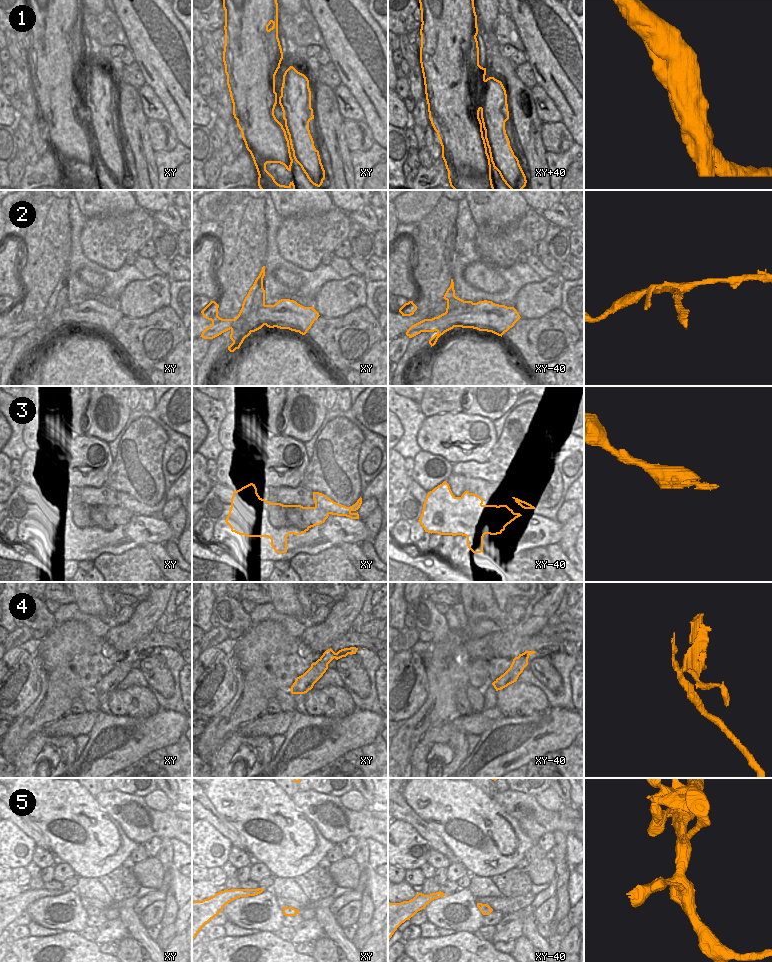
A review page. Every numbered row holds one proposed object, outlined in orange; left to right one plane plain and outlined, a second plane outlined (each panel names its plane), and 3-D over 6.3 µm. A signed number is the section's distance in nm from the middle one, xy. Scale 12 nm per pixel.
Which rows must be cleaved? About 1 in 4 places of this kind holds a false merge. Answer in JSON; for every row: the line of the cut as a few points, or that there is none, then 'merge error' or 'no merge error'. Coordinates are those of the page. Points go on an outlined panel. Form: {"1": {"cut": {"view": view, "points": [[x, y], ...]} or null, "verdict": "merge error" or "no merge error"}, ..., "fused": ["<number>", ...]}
{"1": {"cut": null, "verdict": "no merge error"}, "2": {"cut": {"view": "xy-40", "points": [[474, 303], [465, 308], [452, 308], [446, 311]]}, "verdict": "merge error"}, "3": {"cut": null, "verdict": "no merge error"}, "4": {"cut": {"view": "xy", "points": [[336, 653], [334, 657]]}, "verdict": "merge error"}, "5": {"cut": null, "verdict": "no merge error"}, "fused": ["2", "4"]}

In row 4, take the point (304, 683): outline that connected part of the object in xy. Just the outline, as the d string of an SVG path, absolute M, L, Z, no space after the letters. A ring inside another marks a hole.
M330 648L311 664L311 667L301 676L297 677L290 690L292 694L305 694L311 690L314 684L328 669L328 664L335 658L336 653Z

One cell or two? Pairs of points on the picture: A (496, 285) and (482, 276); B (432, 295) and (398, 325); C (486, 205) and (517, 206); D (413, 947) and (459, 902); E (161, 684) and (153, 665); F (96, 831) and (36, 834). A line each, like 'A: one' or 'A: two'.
A: one
B: two
C: one
D: two
E: one
F: two

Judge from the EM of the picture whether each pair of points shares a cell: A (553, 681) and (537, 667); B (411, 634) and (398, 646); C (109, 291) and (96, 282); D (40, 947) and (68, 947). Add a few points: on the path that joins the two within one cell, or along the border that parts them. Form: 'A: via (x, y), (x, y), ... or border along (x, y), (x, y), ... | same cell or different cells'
A: via (549, 677), (541, 669) | same cell
B: via (408, 637), (401, 643) | same cell
C: border along (82, 280), (98, 289), (102, 289), (106, 285) | different cells
D: via (47, 945), (56, 944), (61, 946) | same cell

